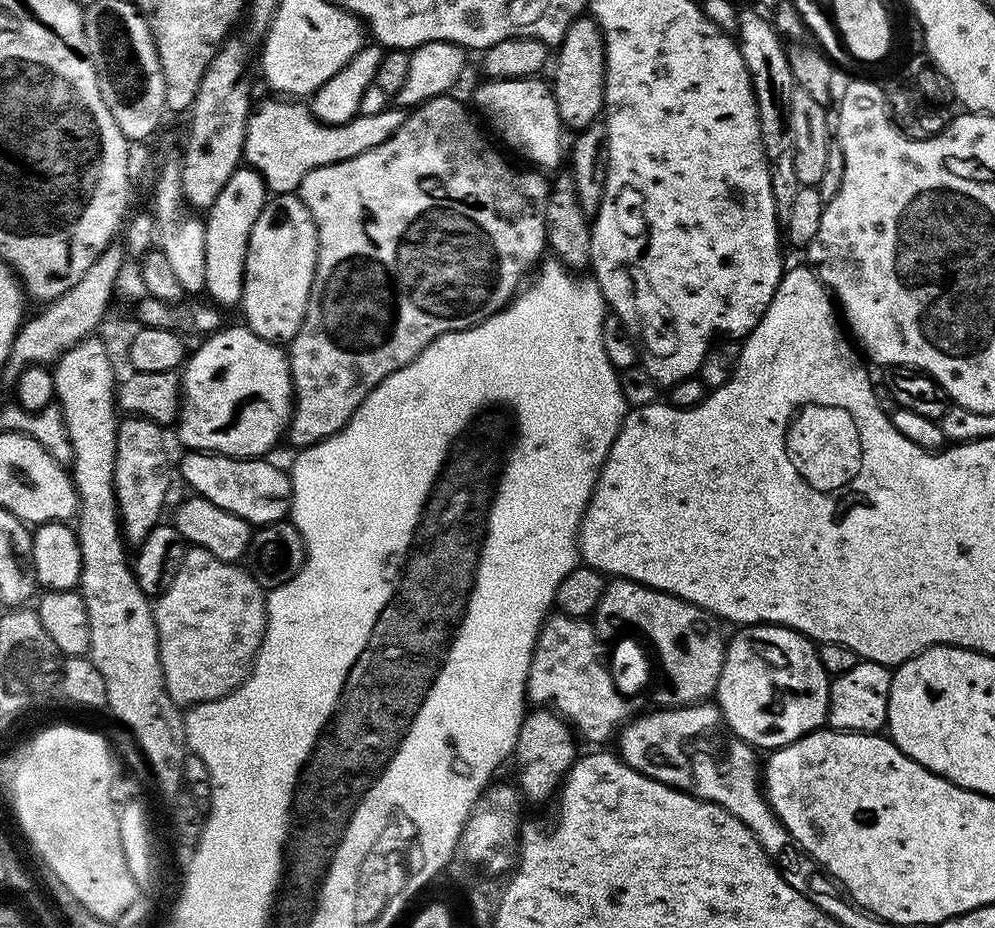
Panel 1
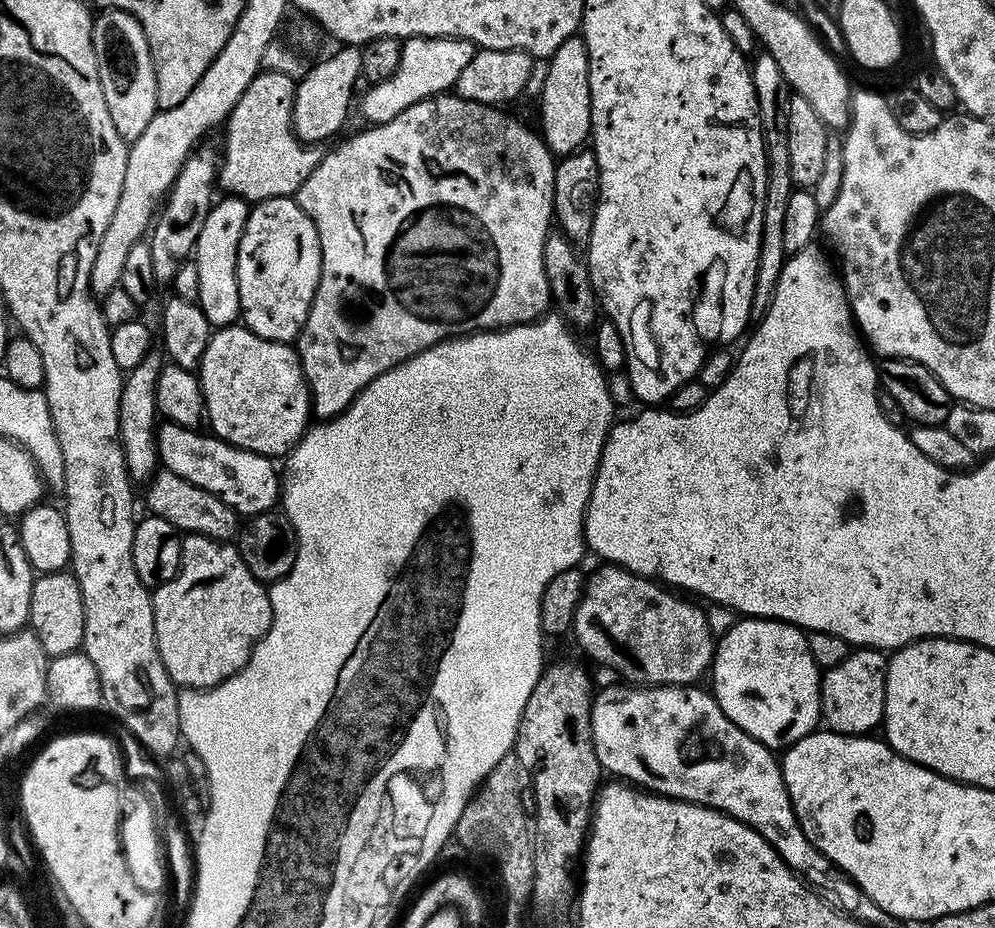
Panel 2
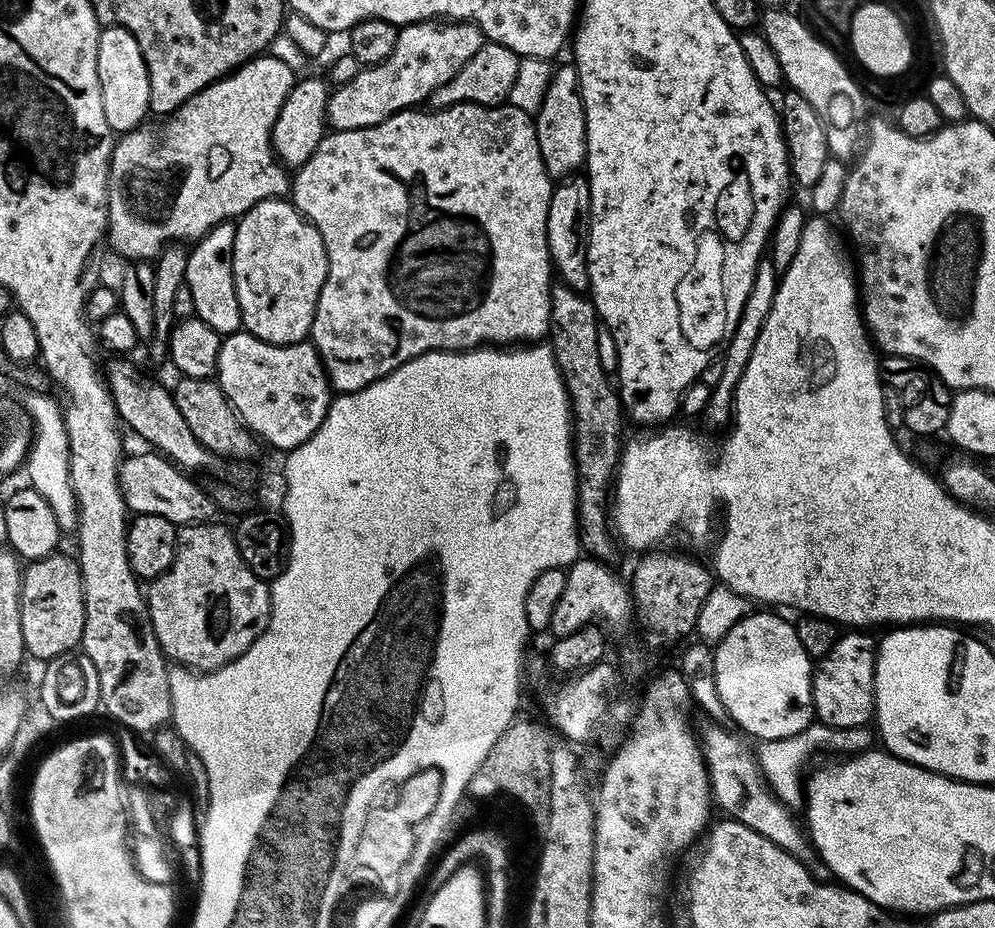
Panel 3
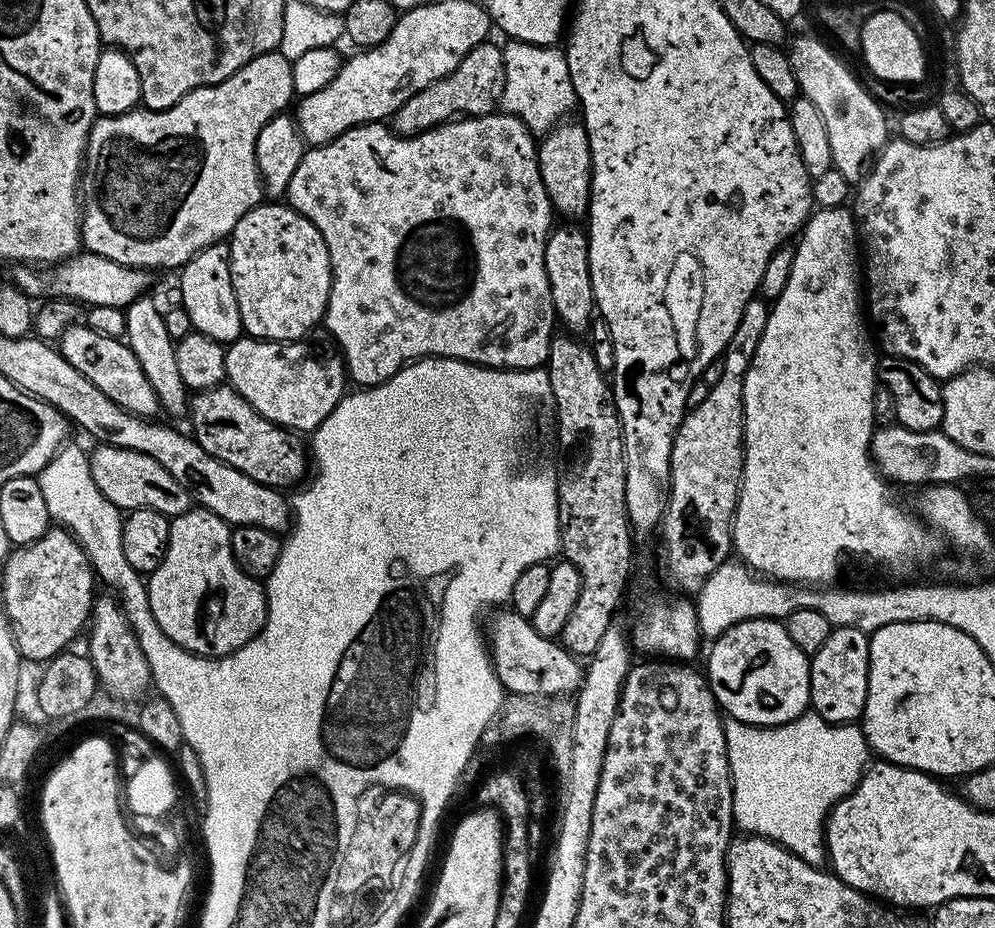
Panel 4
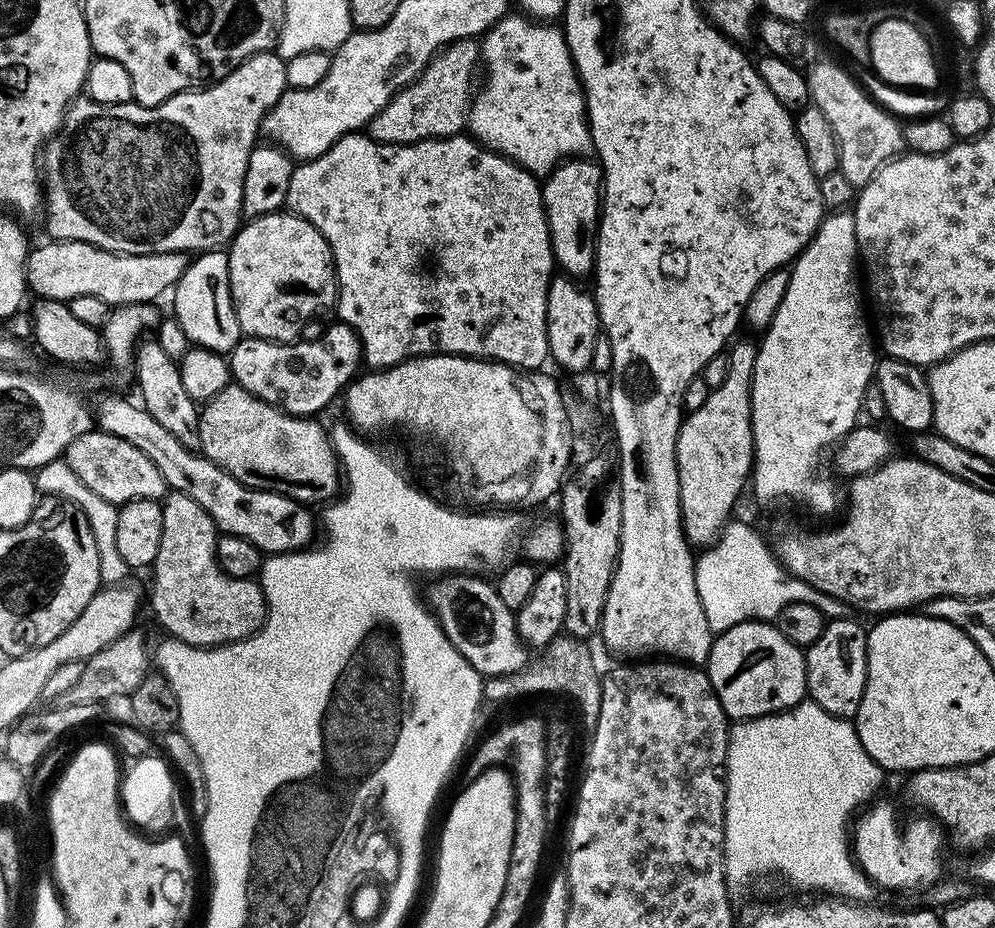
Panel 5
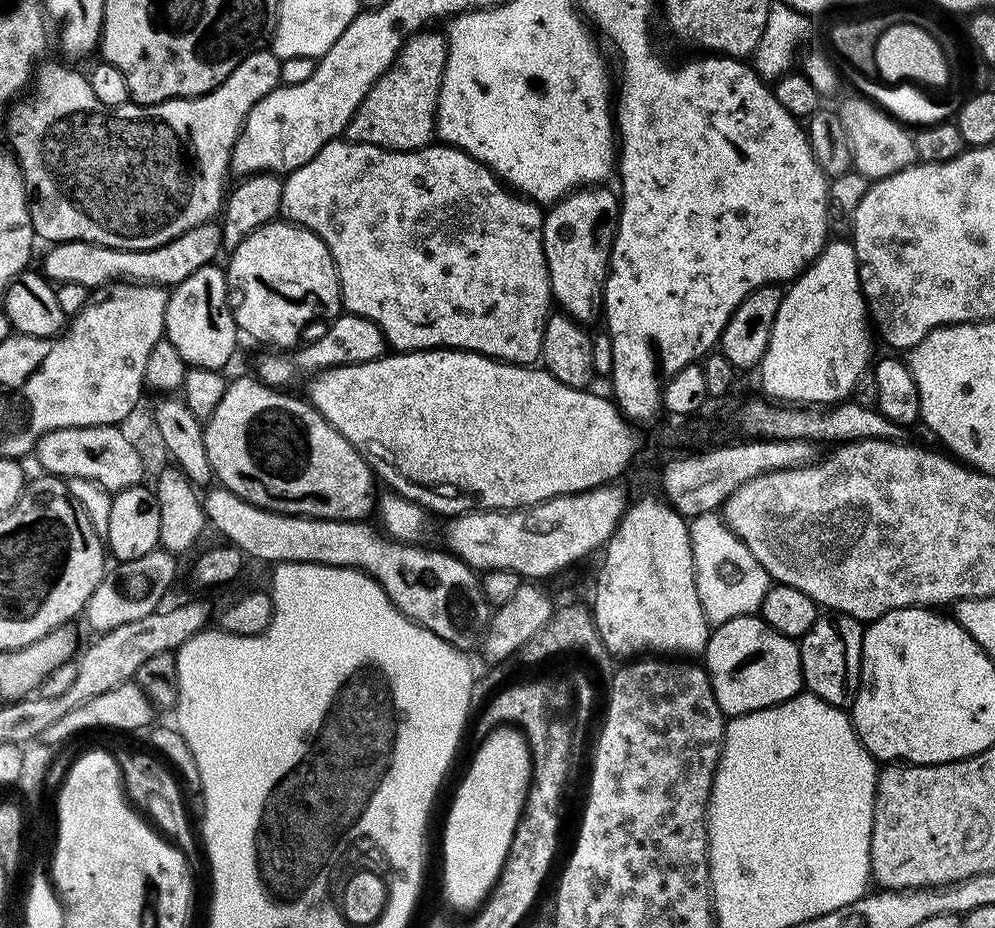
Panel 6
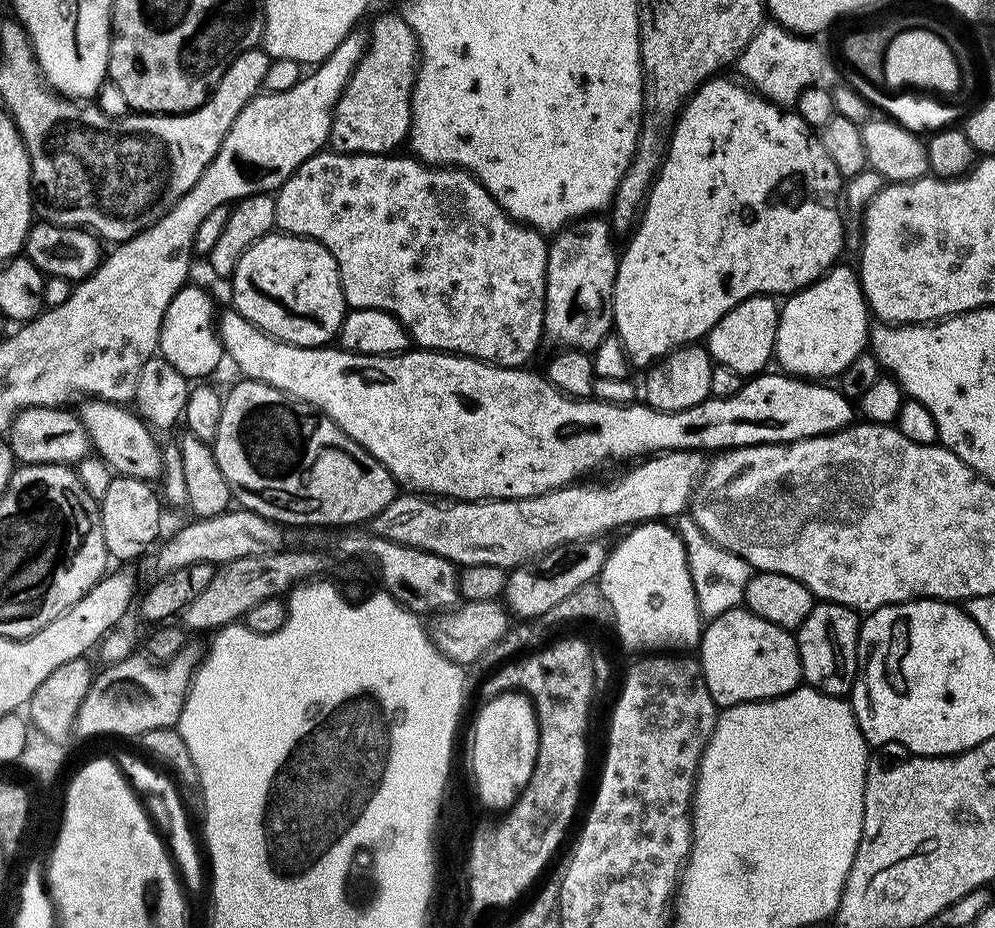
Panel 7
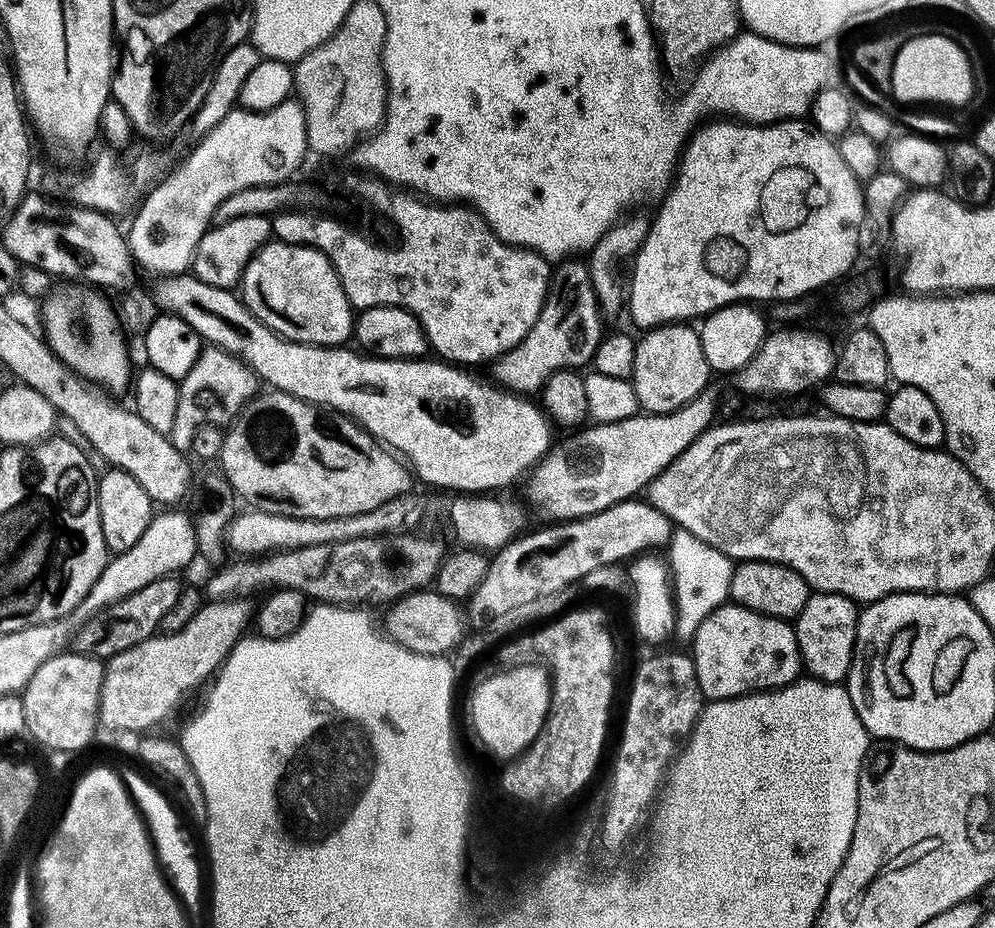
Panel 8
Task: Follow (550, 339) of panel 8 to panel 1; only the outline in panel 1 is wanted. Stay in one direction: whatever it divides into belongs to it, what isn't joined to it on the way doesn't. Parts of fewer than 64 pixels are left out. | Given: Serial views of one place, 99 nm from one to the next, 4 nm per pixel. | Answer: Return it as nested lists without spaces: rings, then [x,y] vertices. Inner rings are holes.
[[[591,15],[577,16],[570,30],[566,30],[562,42],[555,49],[551,72],[550,87],[558,106],[561,125],[565,129],[579,130],[597,123],[604,110],[604,40]]]

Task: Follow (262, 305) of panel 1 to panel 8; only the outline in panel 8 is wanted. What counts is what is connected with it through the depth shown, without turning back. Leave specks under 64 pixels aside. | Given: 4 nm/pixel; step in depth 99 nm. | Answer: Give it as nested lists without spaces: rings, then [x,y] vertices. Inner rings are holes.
[[[269,242],[258,249],[238,285],[245,306],[267,328],[299,344],[344,346],[354,332],[354,309],[332,263],[316,248]]]

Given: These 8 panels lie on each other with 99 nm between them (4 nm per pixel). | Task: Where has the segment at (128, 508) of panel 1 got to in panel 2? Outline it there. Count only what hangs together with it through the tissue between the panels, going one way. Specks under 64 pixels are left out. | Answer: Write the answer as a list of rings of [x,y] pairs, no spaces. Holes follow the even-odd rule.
[[[159,351],[148,352],[138,366],[127,369],[120,386],[120,441],[124,451],[124,461],[128,467],[128,476],[133,482],[151,480],[160,464],[160,454],[156,445],[158,431],[156,391],[158,374],[164,369],[165,363],[165,357]]]

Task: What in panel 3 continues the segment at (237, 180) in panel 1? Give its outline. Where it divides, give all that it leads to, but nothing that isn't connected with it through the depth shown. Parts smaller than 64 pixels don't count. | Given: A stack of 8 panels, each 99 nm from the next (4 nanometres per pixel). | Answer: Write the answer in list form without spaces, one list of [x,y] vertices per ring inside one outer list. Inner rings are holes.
[[[225,222],[214,226],[202,239],[195,241],[188,254],[184,276],[184,284],[194,297],[195,319],[206,322],[206,326],[210,326],[221,334],[239,332],[242,328],[238,294],[234,290],[232,273],[235,233],[235,223]]]

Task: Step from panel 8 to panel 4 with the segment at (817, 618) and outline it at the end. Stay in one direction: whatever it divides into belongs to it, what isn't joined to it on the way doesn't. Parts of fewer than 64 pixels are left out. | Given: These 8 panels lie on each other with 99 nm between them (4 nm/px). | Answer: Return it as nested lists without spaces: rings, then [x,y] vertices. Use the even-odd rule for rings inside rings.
[[[833,628],[830,638],[810,658],[810,708],[826,722],[851,724],[863,717],[870,674],[869,639],[869,633],[862,630]]]

